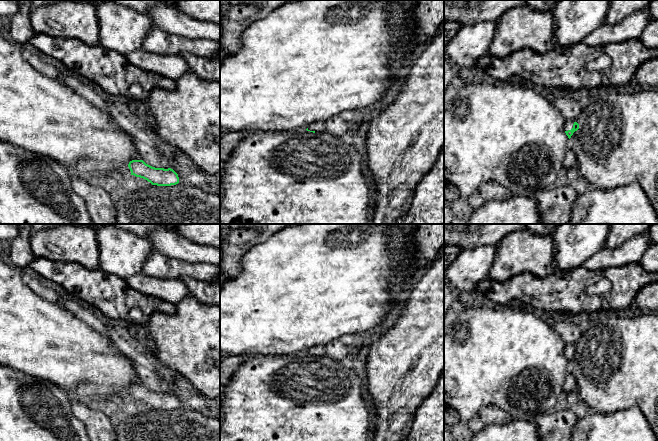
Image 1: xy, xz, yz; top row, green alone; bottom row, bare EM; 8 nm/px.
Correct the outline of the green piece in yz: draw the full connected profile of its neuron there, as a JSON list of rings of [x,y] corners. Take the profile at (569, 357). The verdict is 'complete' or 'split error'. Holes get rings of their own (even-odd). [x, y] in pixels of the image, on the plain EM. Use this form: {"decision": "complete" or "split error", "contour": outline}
{"decision": "split error", "contour": [[[574,345],[565,346],[565,357],[569,363],[571,362],[573,357],[578,353],[579,353],[579,348],[577,346],[574,346]]]}

